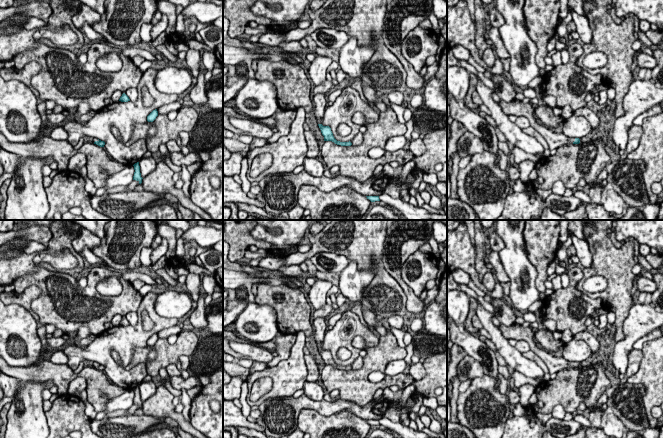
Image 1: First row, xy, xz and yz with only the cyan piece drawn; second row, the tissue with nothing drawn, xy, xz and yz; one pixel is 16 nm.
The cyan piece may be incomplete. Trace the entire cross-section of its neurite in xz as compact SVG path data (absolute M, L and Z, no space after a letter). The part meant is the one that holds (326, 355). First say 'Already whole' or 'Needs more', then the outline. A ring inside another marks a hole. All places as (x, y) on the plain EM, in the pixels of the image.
Needs more. M319 317L319 318L314 319L313 326L314 326L314 334L312 337L317 343L318 351L320 352L321 357L324 360L324 365L332 365L335 368L341 369L341 370L351 370L352 367L350 365L349 366L337 365L333 360L331 352L329 350L323 350L321 348L321 343L324 339L326 328L327 328L326 323L325 323L325 318Z

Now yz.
Needs more. M514 323L511 326L501 324L498 328L507 340L515 339L517 341L526 341L530 345L530 350L544 361L550 374L557 374L559 371L568 368L581 367L579 362L570 362L565 360L563 357L555 357L550 352L539 348L533 338L534 333L530 327L524 328L522 325Z

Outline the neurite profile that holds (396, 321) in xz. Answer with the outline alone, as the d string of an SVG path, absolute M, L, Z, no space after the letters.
M393 315L387 318L389 325L393 328L401 330L404 326L404 317L400 315Z

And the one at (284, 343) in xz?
M289 334L278 337L275 341L276 352L278 355L267 363L266 368L271 368L278 365L281 361L287 360L290 356L292 346L296 342L296 334Z

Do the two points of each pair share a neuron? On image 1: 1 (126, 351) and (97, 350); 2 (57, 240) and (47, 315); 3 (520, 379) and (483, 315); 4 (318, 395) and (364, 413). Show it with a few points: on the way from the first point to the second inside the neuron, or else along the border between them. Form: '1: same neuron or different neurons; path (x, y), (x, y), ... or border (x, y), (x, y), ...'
1: same neuron; path (119, 346), (104, 346)
2: different neurons; border (39, 264), (49, 270), (65, 272), (75, 276)
3: different neurons; border (513, 369), (534, 379)
4: different neurons; border (304, 393), (313, 400), (323, 399)

